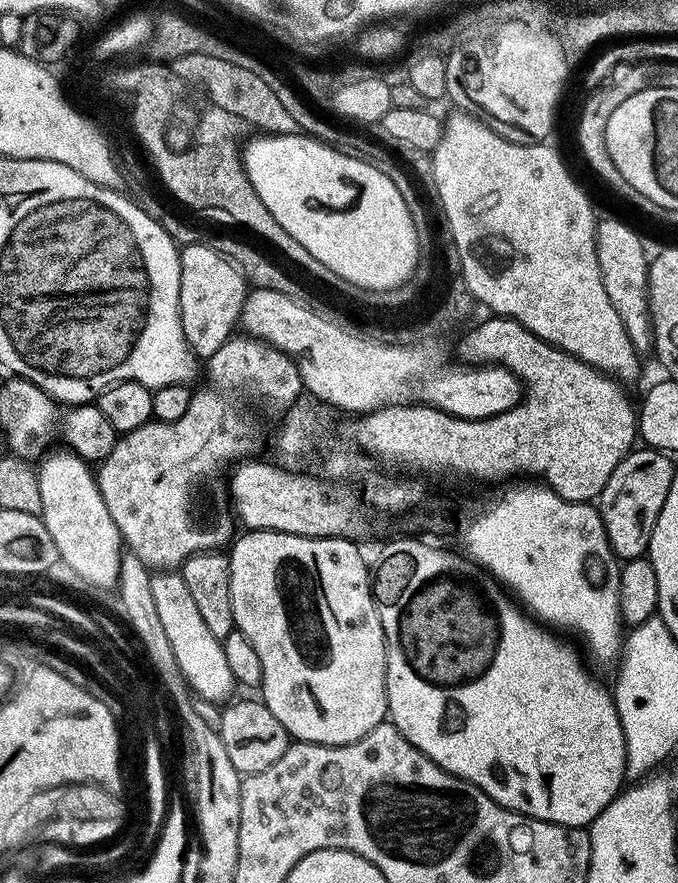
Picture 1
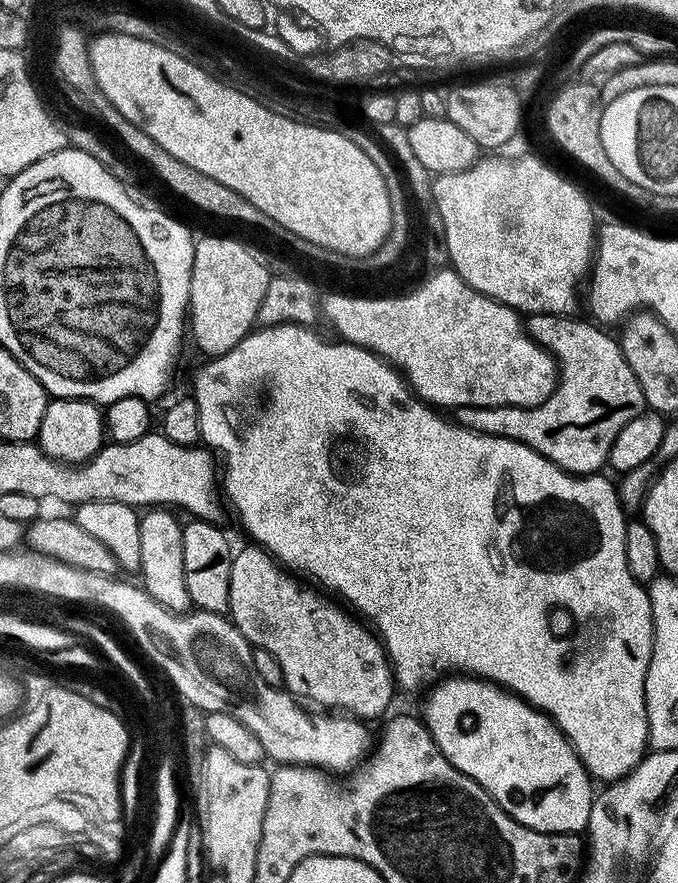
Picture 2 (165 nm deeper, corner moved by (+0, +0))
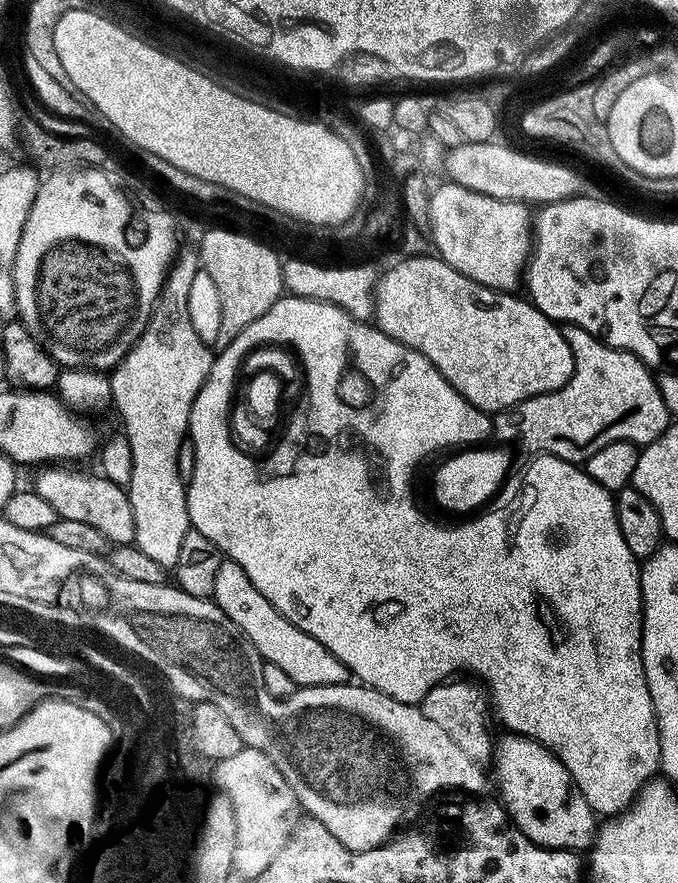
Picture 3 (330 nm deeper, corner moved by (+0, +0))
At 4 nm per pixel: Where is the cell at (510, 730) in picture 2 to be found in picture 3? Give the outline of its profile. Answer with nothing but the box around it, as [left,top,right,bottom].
[494,734,598,850]

